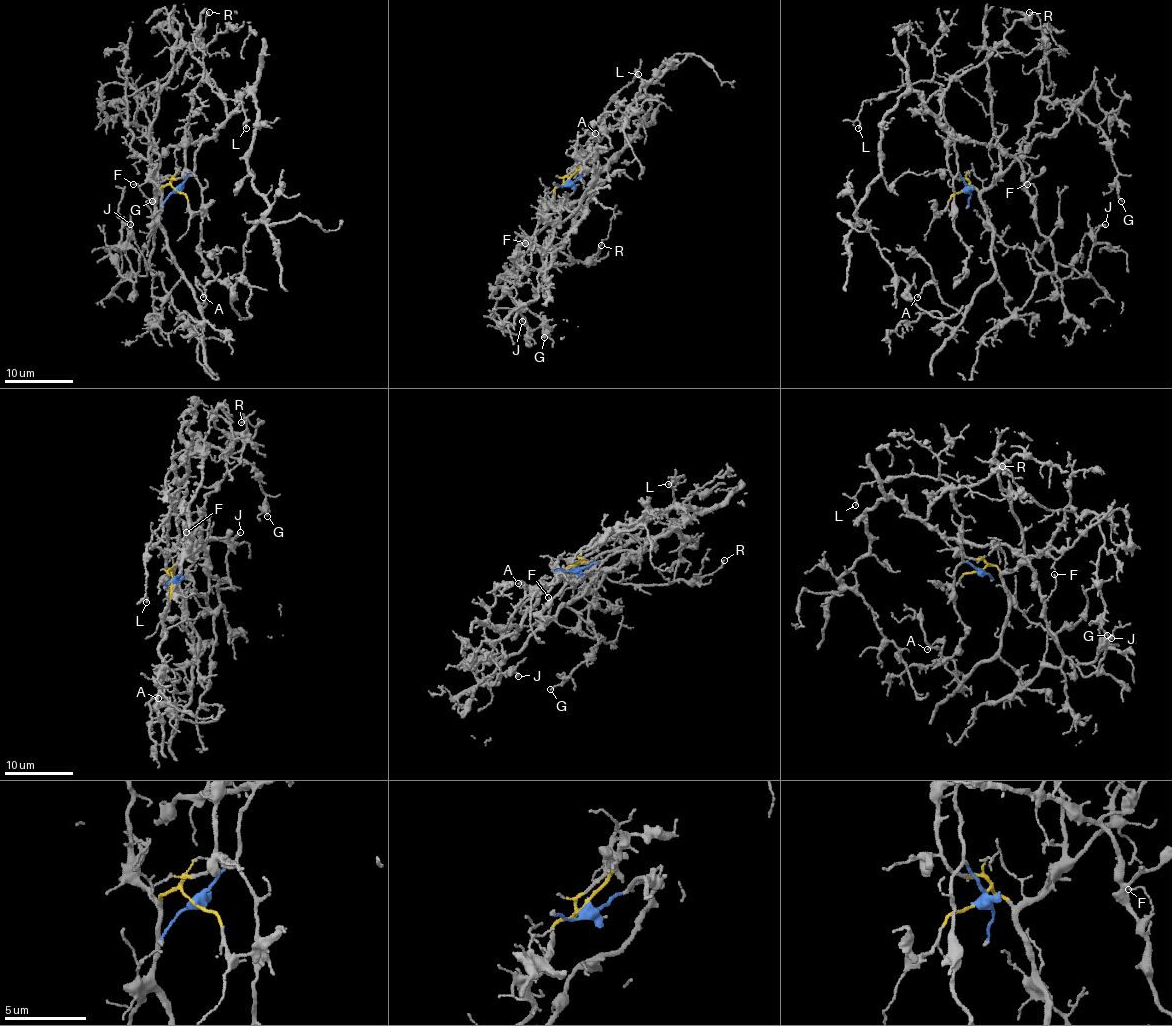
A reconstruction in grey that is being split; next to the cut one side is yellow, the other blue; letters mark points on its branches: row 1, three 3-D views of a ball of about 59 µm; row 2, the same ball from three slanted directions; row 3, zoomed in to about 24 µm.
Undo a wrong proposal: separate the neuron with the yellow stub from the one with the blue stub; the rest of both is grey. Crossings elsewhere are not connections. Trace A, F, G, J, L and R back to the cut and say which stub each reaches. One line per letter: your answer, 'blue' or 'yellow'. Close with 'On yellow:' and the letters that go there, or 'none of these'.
A: yellow
F: blue
G: yellow
J: blue
L: yellow
R: yellow
On yellow: A, G, L, R

